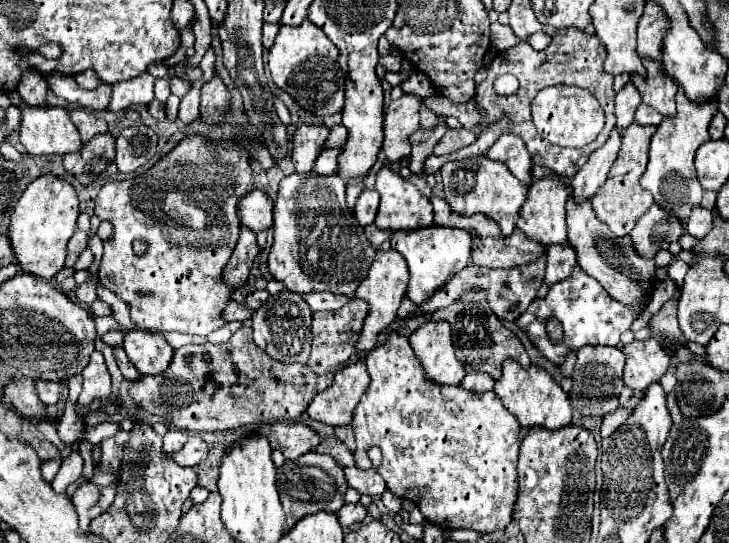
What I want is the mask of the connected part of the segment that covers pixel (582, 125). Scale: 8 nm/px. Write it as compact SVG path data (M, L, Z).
M549 86L541 90L533 100L533 122L539 134L551 144L583 148L597 138L605 124L605 116L593 94L577 86Z

